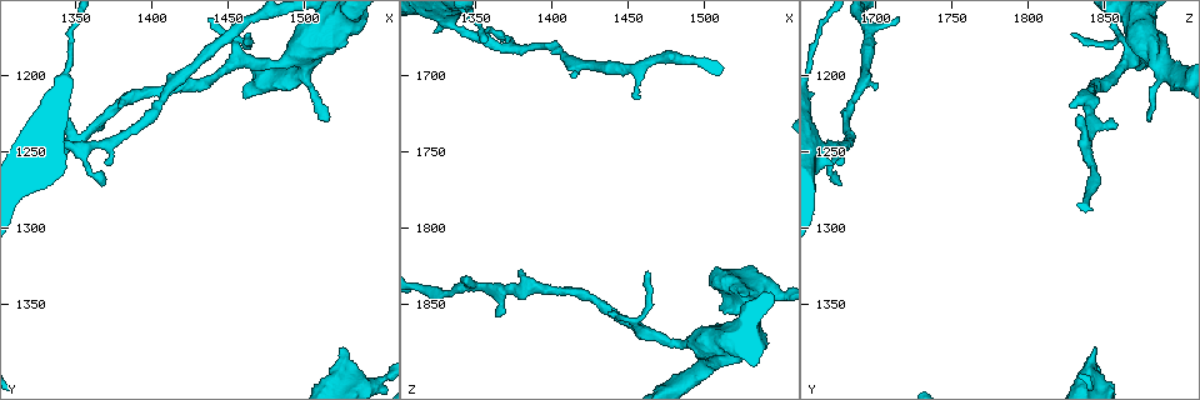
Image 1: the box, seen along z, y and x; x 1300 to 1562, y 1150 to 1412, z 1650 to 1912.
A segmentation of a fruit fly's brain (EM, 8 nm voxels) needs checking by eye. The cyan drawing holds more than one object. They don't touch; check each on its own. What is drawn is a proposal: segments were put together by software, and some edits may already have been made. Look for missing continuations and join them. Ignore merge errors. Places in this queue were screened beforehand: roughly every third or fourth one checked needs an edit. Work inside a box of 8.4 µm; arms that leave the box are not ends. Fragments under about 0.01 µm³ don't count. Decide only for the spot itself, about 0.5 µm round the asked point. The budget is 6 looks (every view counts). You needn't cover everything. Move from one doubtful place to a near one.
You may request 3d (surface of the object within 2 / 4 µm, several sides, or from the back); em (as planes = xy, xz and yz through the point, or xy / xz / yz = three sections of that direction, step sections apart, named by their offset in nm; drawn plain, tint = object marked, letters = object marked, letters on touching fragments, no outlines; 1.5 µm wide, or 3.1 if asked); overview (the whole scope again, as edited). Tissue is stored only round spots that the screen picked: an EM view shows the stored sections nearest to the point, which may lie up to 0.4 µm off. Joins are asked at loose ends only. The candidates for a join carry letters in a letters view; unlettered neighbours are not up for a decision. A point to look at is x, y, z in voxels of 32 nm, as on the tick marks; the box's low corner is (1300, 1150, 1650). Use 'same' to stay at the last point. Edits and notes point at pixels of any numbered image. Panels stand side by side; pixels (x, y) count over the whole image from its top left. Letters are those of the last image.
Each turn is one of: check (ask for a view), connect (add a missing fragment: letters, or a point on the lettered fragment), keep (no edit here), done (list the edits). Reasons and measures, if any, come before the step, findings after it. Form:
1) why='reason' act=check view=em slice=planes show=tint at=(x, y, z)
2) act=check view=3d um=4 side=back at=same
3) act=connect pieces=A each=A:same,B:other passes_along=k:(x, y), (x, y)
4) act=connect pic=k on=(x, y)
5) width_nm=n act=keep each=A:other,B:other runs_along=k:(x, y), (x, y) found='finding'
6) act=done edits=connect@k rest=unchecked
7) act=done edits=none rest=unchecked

why='free end' act=check view=3d um=4 at=(1342, 1226, 1834)

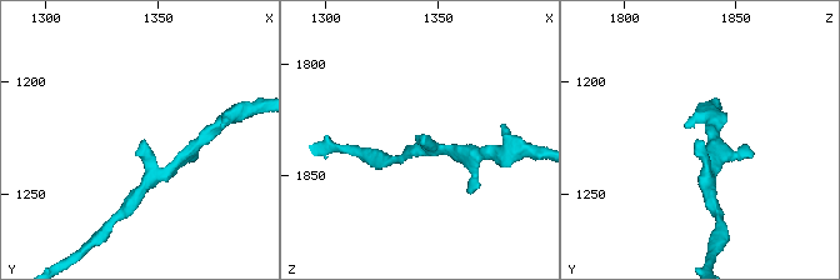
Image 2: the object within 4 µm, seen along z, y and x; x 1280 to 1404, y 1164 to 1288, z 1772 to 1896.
act=check view=em slice=xz step=8 show=letters at=(1343, 1225, 1834)

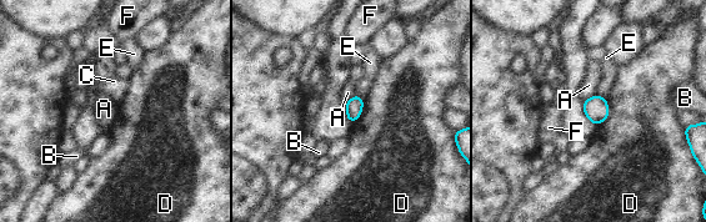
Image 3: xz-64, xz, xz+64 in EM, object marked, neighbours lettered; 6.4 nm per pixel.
act=keep each=A:other,B:other,C:other,D:other,E:other,F:other found='no lettered fragment goes on from it'

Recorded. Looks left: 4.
why='branch stops here' act=check view=3d um=2 at=(1524, 1378, 1844)

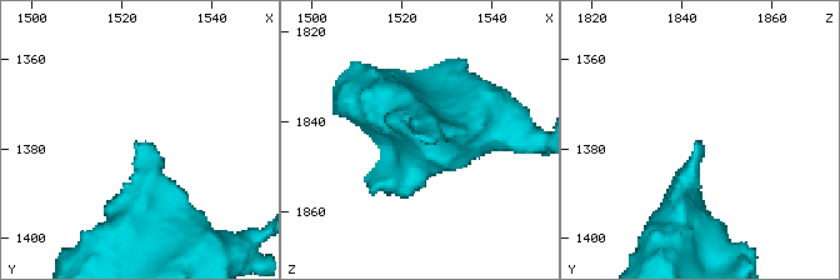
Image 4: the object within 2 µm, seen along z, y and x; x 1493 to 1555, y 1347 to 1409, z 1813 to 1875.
why='now the EM' act=check view=em slice=planes show=letters at=(1525, 1379, 1845)

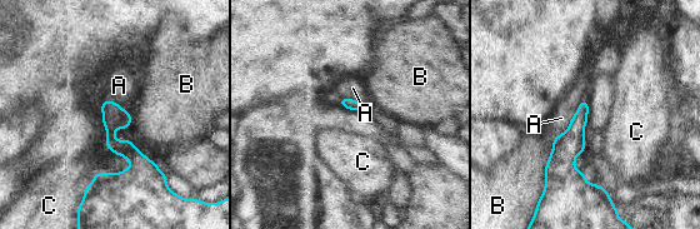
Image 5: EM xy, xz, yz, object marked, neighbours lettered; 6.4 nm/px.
act=keep each=A:other,B:other,C:other runs_along=5:(111, 104), (111, 139), (133, 167), (106, 179) found='no lettered fragment goes on from it'

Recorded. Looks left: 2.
act=check view=em slice=planes show=plain at=(1514, 1228, 1880)

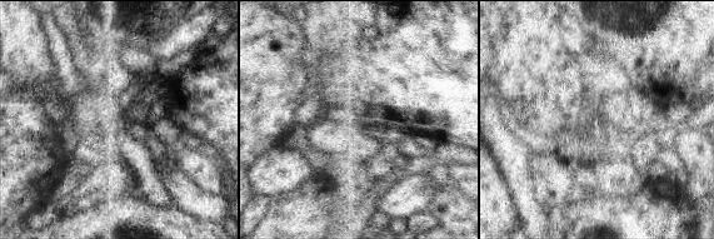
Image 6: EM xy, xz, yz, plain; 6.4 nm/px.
act=check view=em slice=planes show=letters at=same

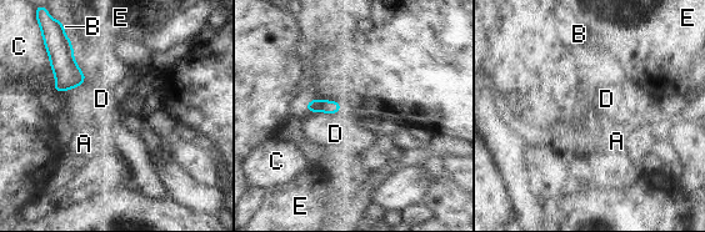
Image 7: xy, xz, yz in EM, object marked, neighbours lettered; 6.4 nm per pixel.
width_nm=90 act=keep each=A:other,B:other,C:other,D:other,E:other found='none of them fits'

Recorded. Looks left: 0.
act=done edits=none rest=unchecked

